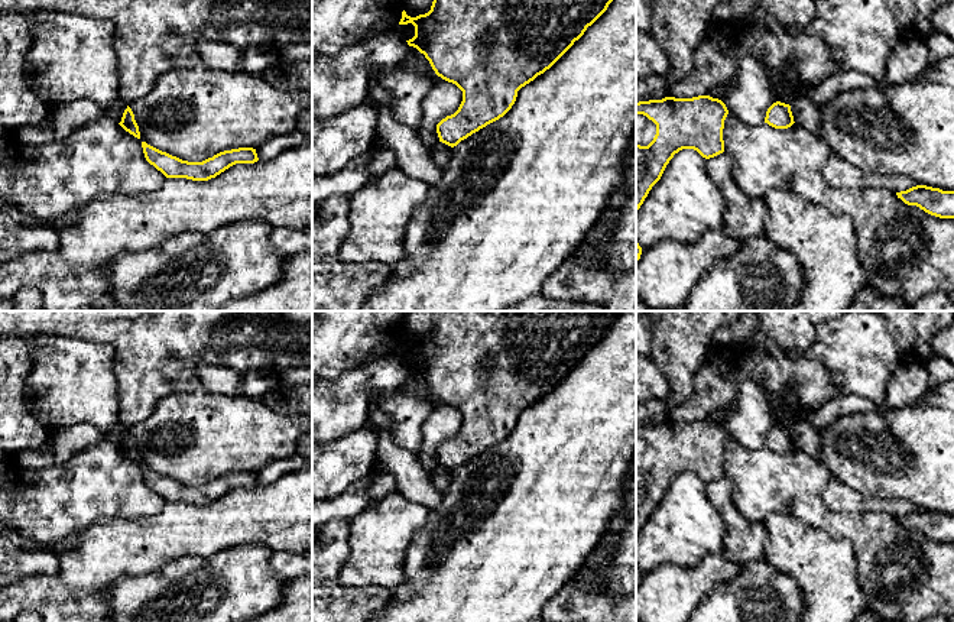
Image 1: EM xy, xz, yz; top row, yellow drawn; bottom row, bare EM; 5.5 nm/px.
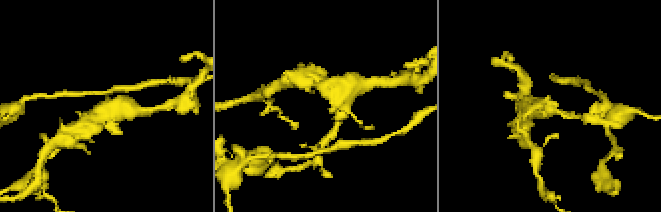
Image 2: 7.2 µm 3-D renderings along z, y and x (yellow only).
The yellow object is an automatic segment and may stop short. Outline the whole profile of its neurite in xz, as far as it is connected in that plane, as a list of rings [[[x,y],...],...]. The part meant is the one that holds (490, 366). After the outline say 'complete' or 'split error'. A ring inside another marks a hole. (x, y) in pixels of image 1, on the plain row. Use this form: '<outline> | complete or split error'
[[[437,311],[428,337],[411,341],[403,334],[399,349],[412,347],[415,350],[415,360],[406,365],[408,369],[425,379],[438,401],[455,408],[463,415],[463,425],[458,434],[437,448],[439,466],[454,472],[473,457],[503,441],[515,428],[517,415],[549,393],[581,362],[587,352],[607,334],[619,314],[620,311]]] | complete

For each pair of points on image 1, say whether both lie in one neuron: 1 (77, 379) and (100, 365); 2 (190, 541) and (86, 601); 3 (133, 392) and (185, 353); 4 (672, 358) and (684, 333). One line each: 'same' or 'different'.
1: same
2: same
3: same
4: same

